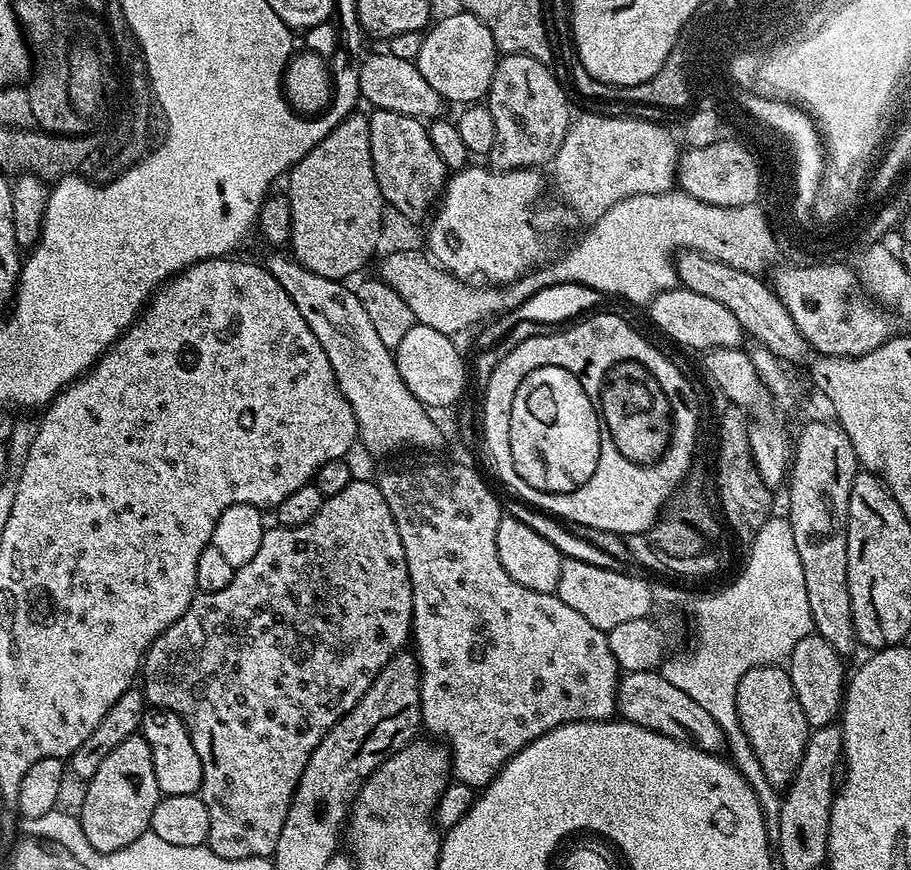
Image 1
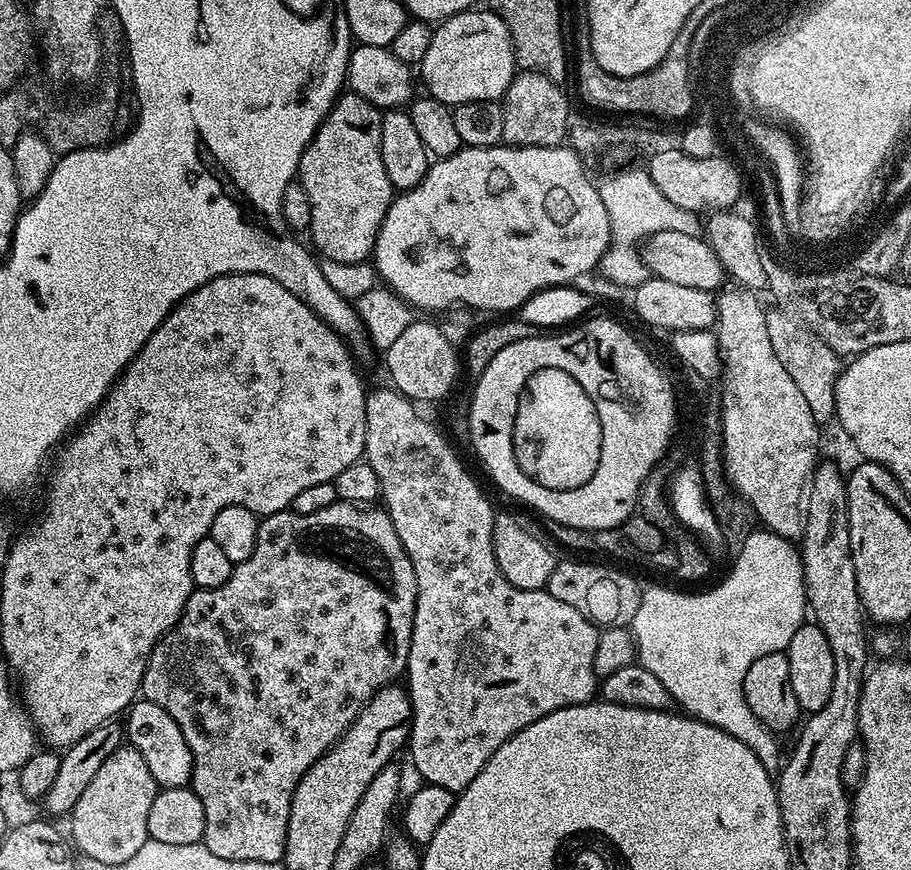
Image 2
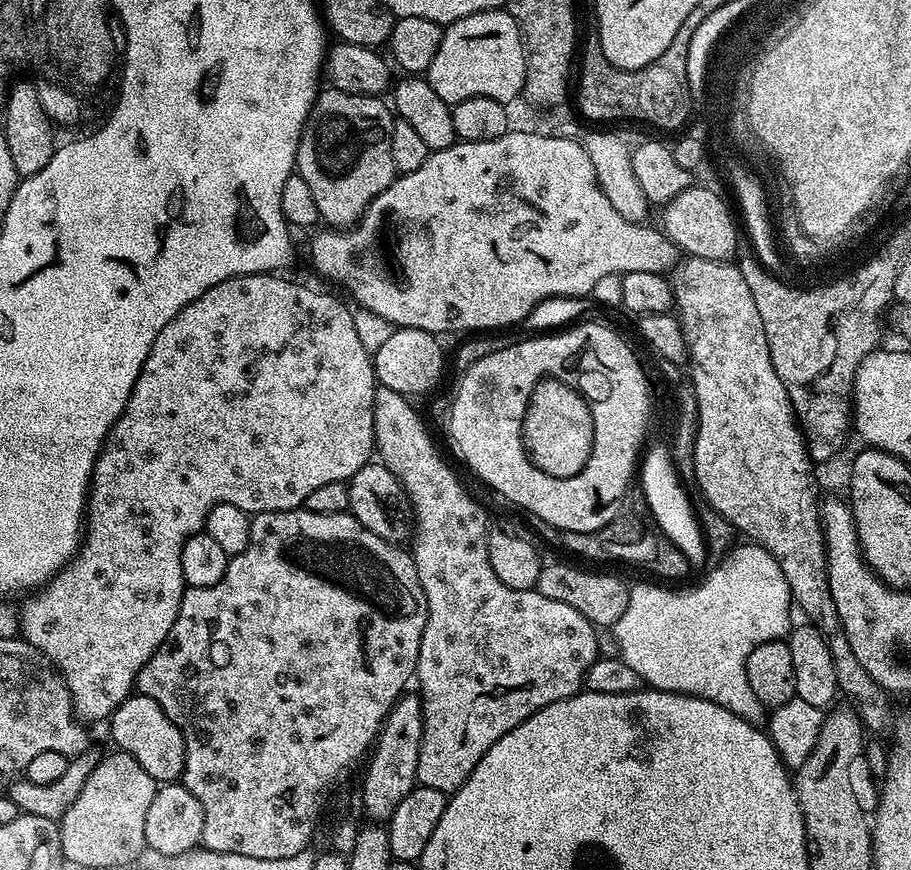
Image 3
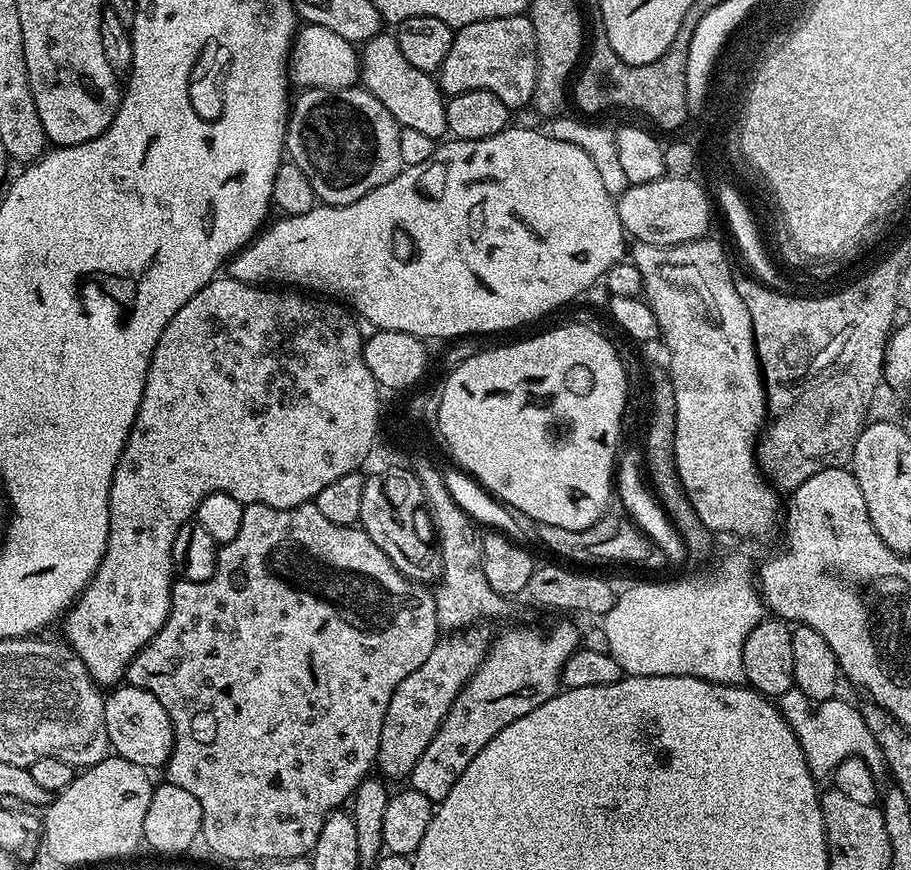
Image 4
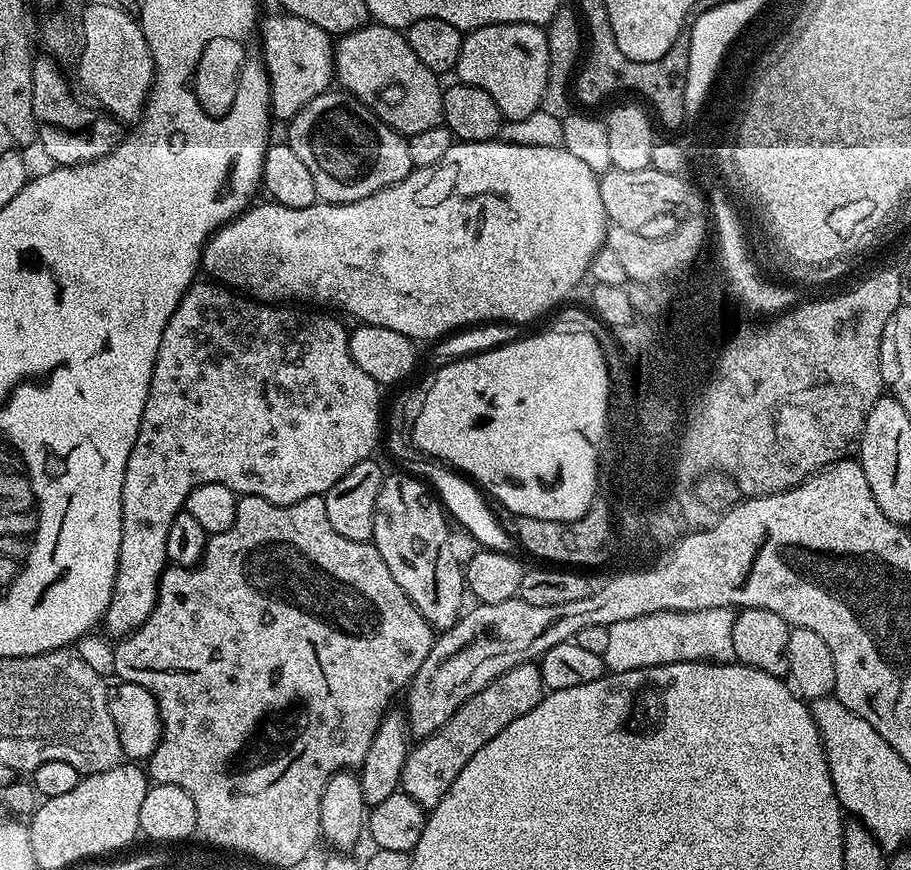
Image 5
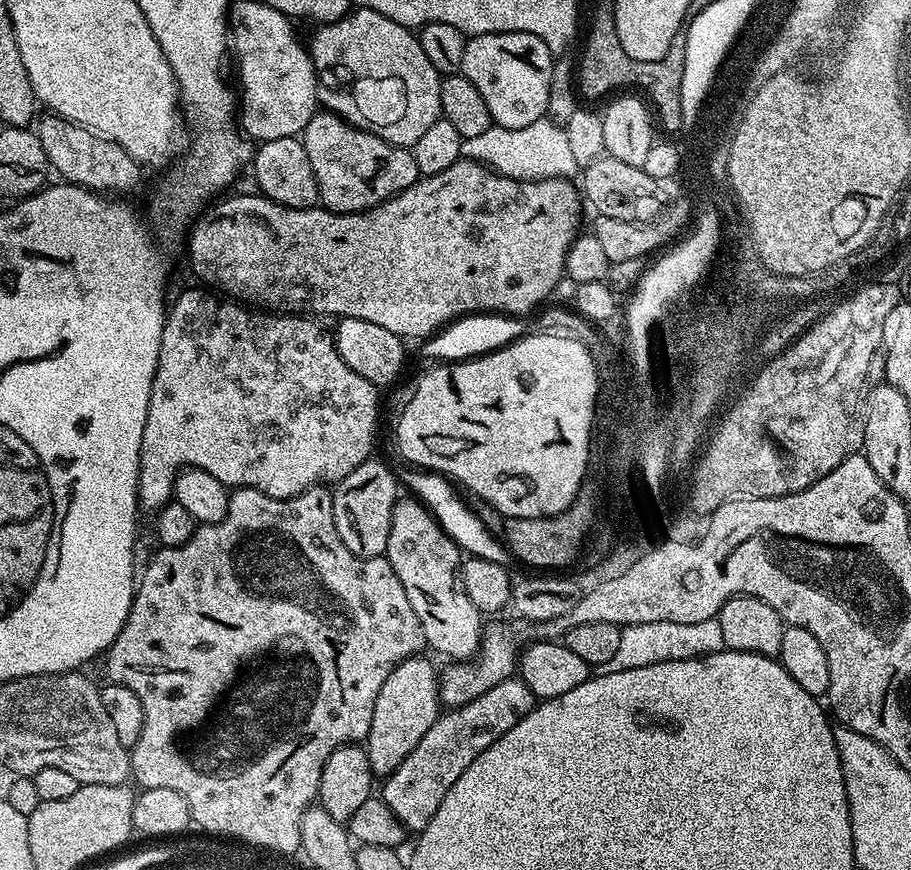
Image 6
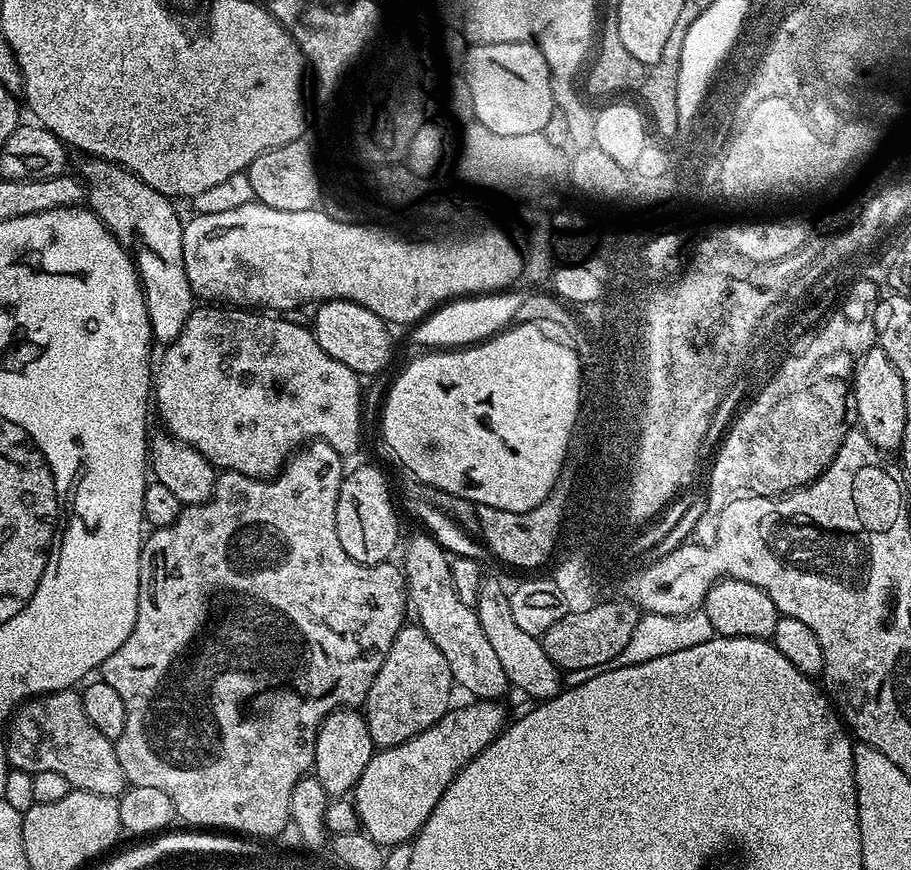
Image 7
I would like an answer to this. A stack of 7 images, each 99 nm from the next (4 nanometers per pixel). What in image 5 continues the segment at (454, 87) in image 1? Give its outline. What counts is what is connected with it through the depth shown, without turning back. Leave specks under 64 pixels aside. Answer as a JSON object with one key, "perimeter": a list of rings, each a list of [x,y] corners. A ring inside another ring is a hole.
{"perimeter":[[[487,24],[473,28],[462,42],[454,76],[461,84],[480,87],[493,98],[503,119],[521,120],[540,111],[548,81],[548,33],[539,24]]]}

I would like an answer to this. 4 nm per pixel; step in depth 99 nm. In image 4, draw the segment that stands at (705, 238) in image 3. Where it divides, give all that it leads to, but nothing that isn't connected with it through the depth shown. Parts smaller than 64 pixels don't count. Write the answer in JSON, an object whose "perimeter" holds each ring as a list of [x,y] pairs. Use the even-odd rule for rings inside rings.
{"perimeter":[[[663,175],[659,180],[634,184],[619,193],[616,200],[618,218],[625,233],[633,241],[658,246],[685,244],[691,240],[701,240],[709,235],[714,204],[704,193],[704,188],[691,176]]]}

